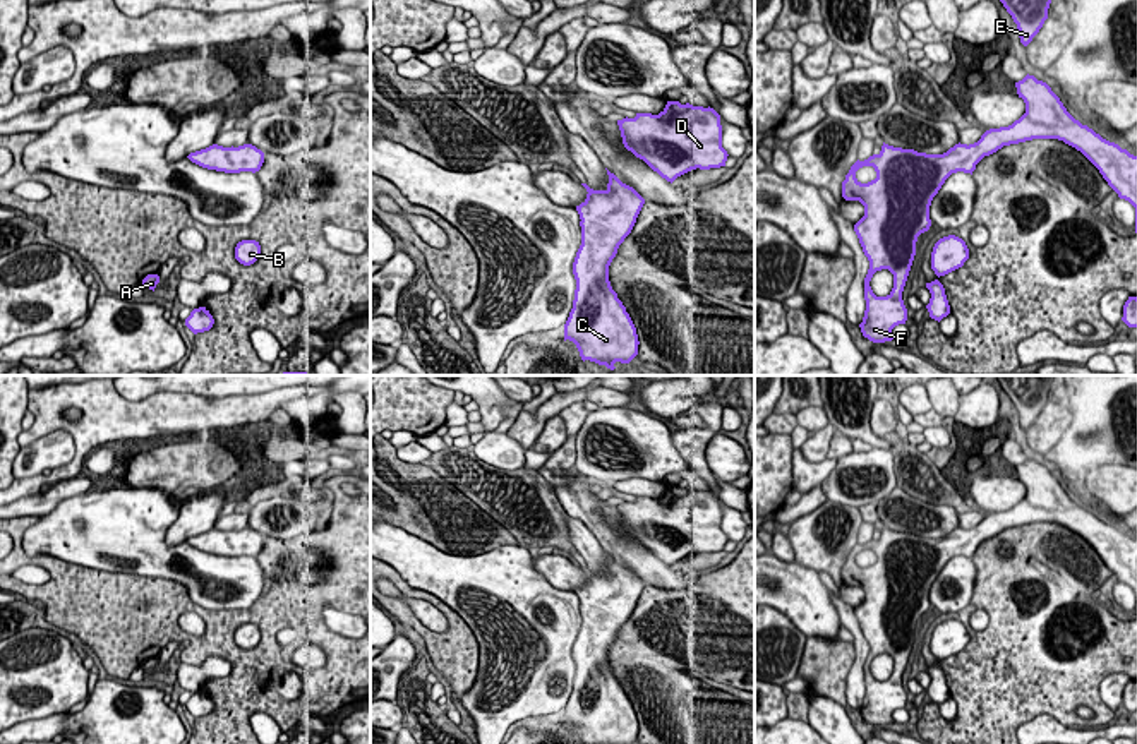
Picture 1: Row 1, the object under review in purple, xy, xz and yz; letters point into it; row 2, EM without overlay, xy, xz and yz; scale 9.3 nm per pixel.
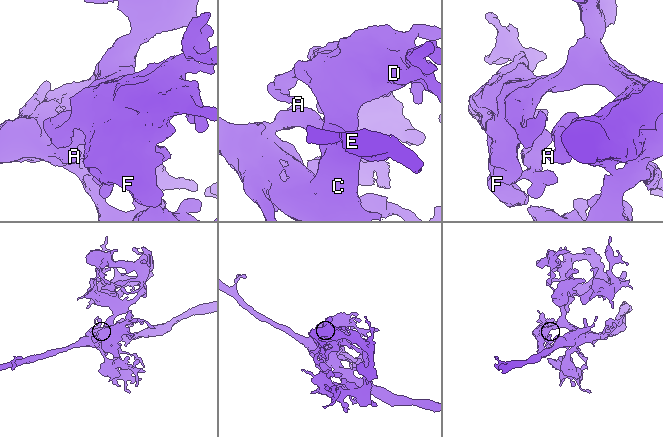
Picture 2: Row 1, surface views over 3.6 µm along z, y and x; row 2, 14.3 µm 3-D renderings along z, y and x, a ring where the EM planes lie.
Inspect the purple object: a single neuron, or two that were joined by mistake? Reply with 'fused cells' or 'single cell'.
fused cells

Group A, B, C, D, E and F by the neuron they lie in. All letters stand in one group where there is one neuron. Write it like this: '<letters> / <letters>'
A C E / B D F

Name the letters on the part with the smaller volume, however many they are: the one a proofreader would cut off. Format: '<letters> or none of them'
B, D, F

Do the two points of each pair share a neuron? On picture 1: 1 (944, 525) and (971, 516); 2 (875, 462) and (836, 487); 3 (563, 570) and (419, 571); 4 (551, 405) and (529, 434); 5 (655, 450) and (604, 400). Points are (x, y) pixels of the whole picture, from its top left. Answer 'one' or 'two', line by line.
1: one
2: one
3: two
4: one
5: two

